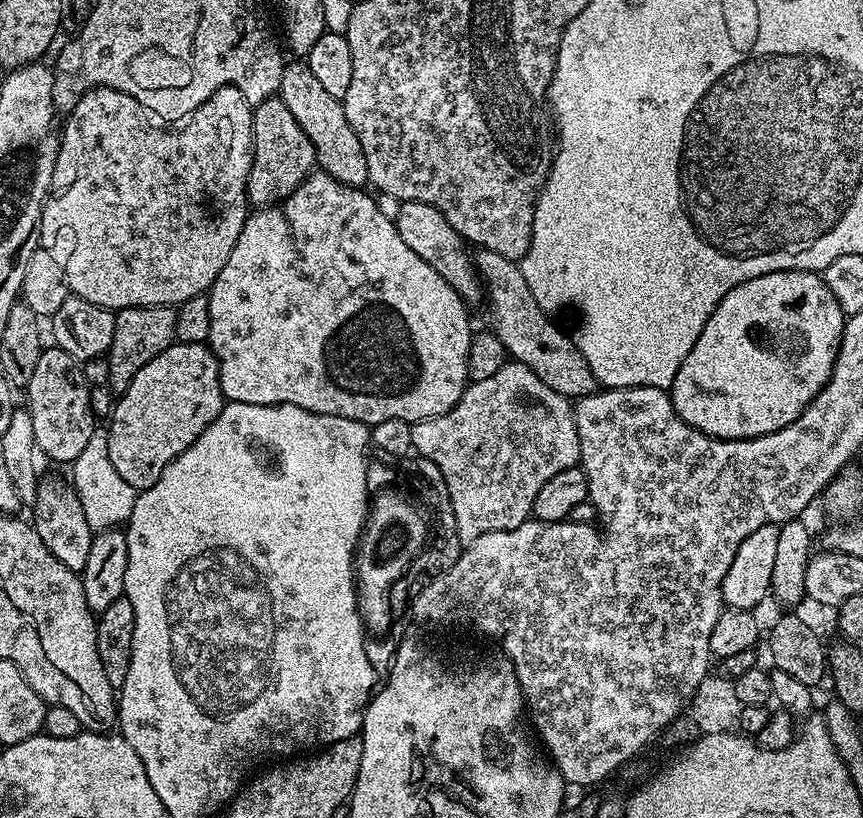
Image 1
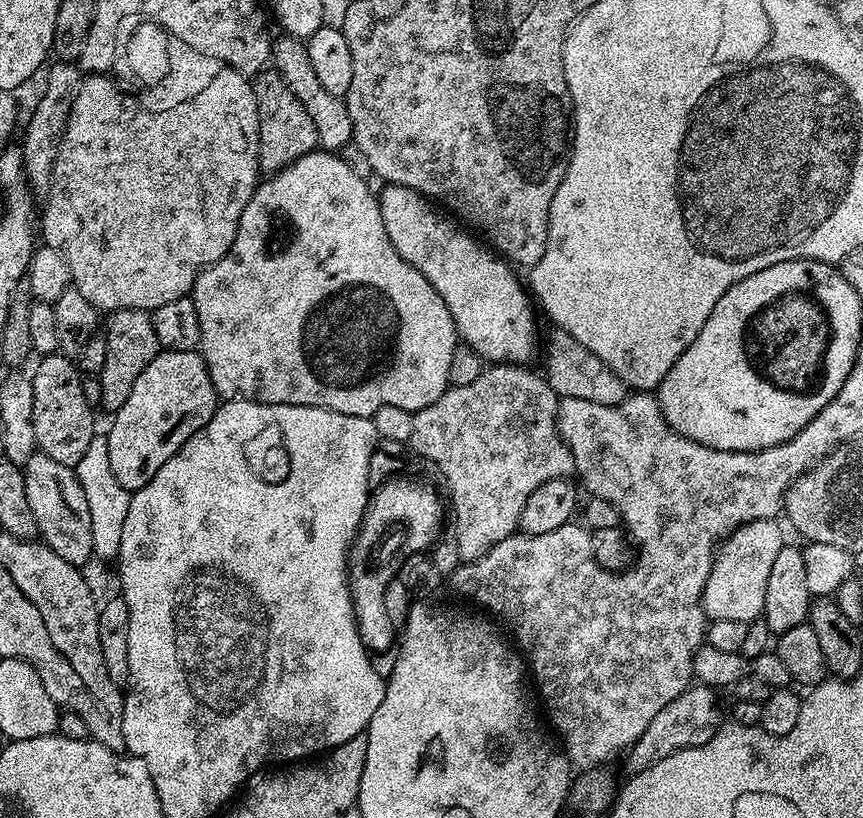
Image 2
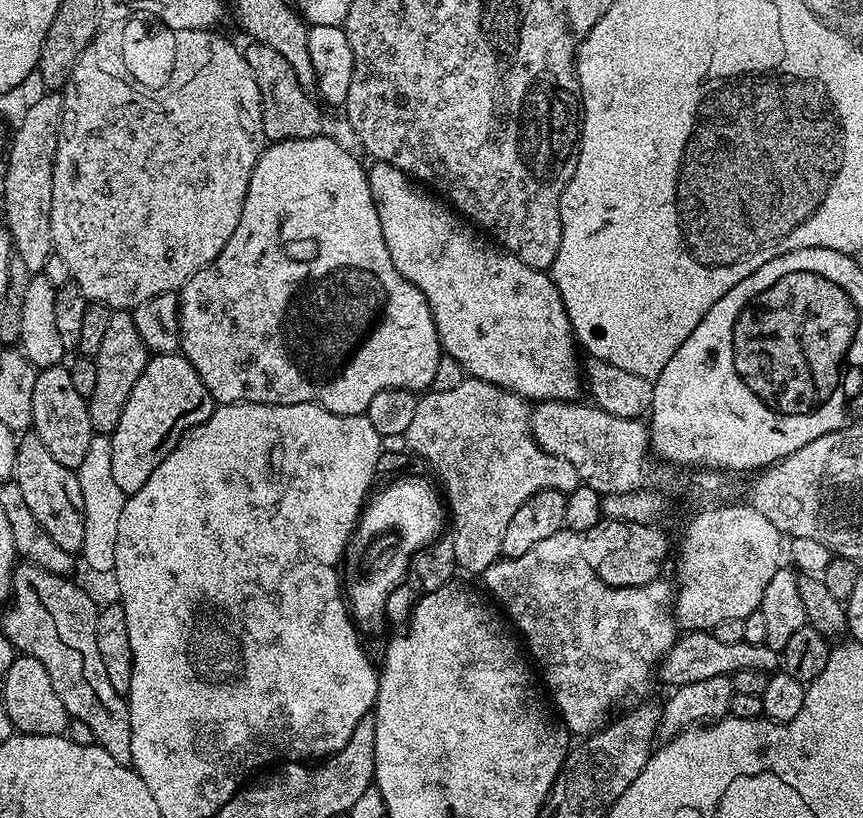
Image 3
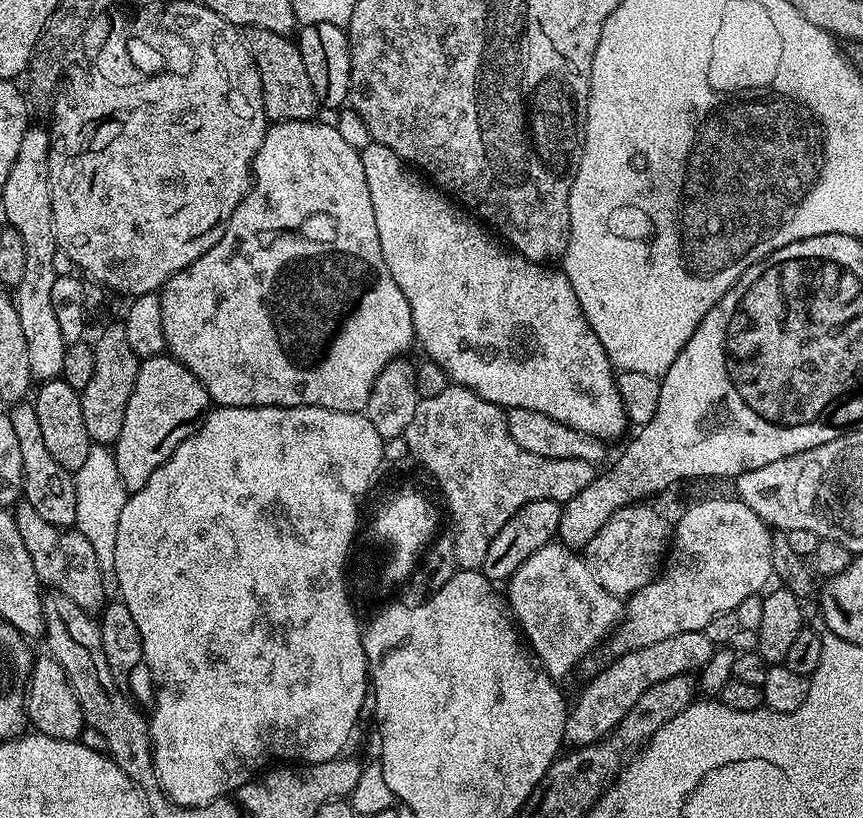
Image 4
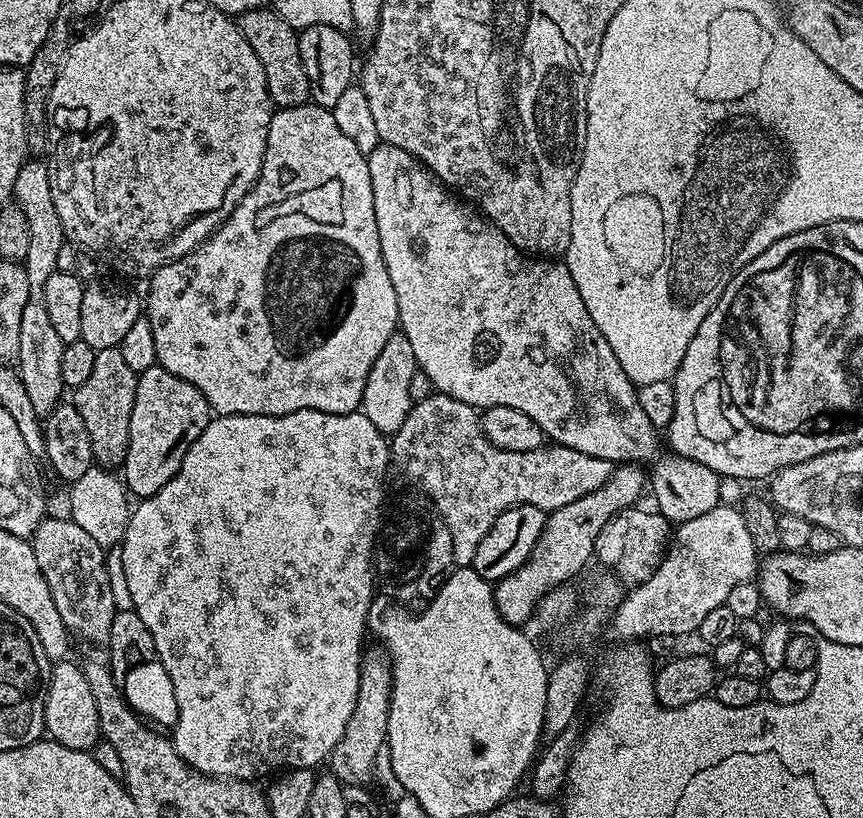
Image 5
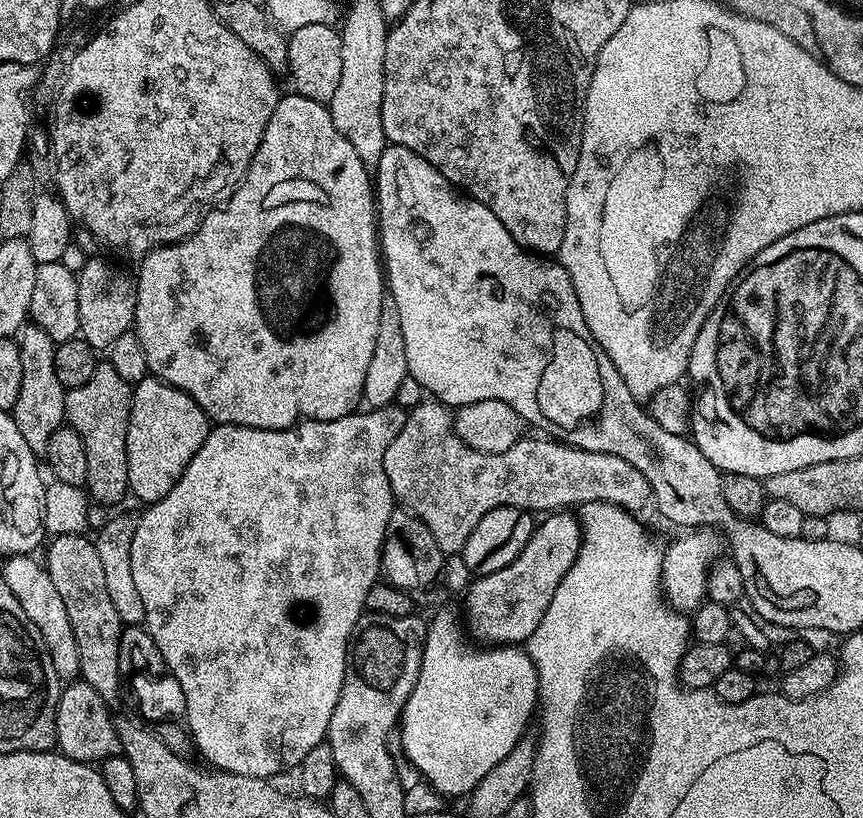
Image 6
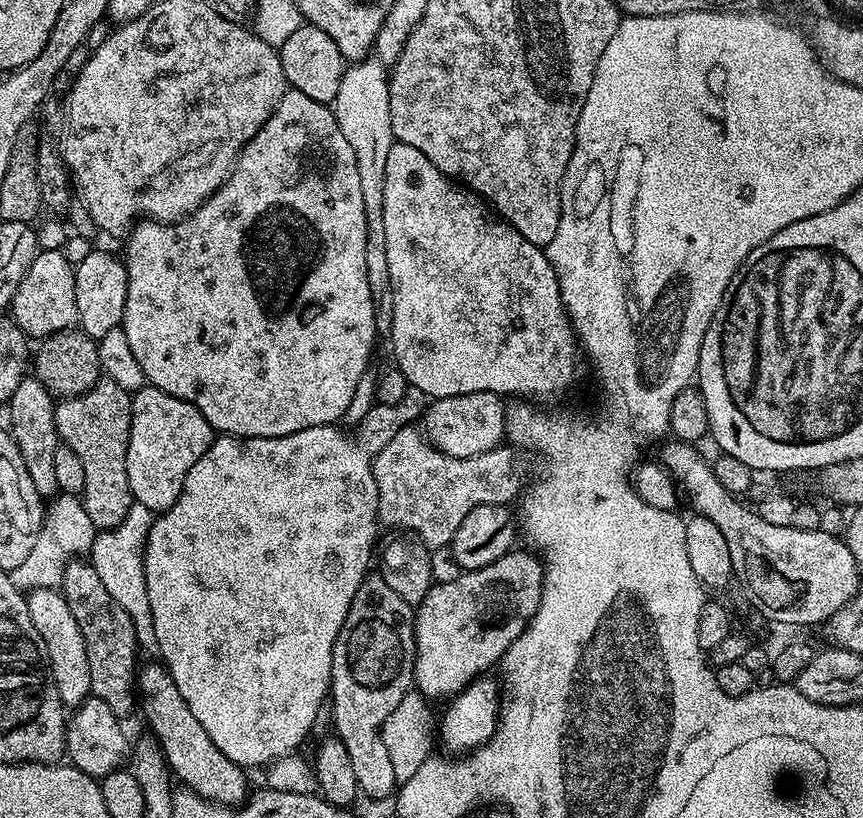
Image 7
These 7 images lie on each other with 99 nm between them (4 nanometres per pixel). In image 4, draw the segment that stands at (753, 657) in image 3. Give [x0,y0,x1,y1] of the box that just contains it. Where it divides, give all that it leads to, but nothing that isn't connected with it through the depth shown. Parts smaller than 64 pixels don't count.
[564,632,714,749]

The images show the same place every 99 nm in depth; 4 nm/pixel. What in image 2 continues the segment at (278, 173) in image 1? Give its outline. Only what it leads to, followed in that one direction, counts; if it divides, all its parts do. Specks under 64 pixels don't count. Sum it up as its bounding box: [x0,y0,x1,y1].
[252,68,320,174]

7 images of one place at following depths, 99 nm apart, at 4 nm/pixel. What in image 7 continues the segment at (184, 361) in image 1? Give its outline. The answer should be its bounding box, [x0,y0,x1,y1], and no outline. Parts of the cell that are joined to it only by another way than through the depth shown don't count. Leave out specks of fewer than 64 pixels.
[126,386,214,514]

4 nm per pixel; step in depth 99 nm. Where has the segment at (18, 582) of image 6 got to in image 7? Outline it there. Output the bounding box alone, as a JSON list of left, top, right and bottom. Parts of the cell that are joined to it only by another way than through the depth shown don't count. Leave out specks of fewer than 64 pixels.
[27,589,90,710]

